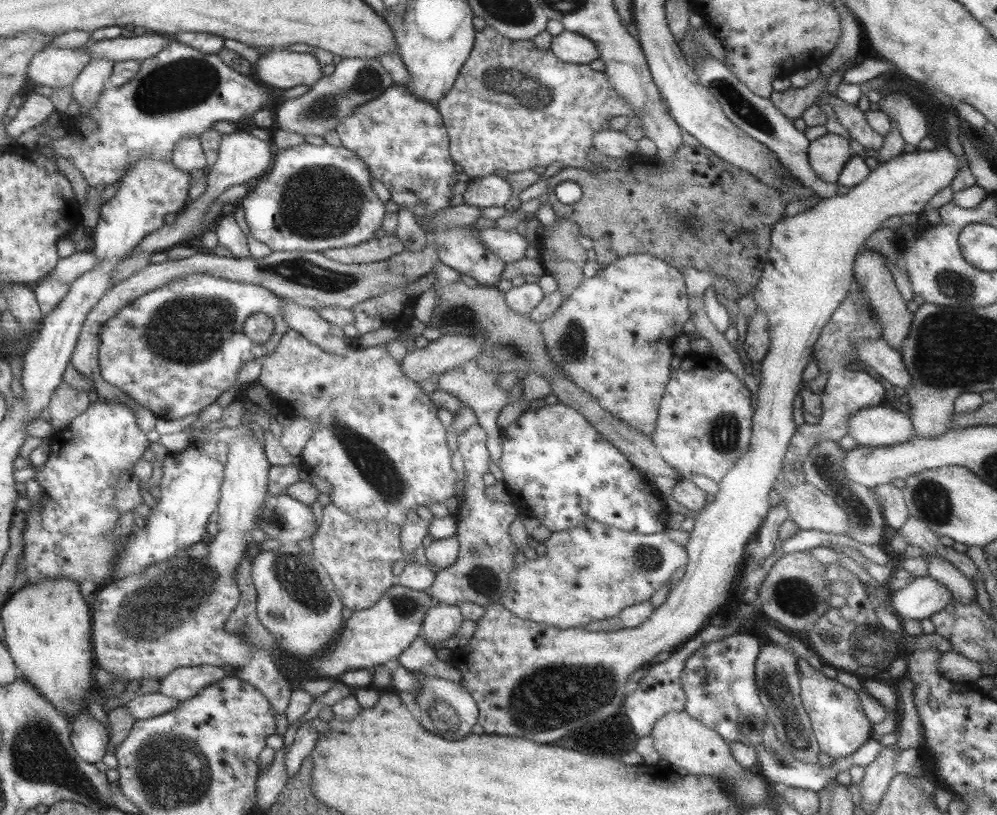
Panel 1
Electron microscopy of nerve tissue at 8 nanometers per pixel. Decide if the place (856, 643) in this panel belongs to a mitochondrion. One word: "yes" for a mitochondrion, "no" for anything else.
yes

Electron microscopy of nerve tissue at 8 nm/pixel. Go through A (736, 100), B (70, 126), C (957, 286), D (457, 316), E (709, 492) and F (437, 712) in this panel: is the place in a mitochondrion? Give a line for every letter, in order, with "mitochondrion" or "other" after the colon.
A: mitochondrion
B: other
C: mitochondrion
D: mitochondrion
E: other
F: mitochondrion

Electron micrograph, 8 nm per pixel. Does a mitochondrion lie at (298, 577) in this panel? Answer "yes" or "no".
yes

